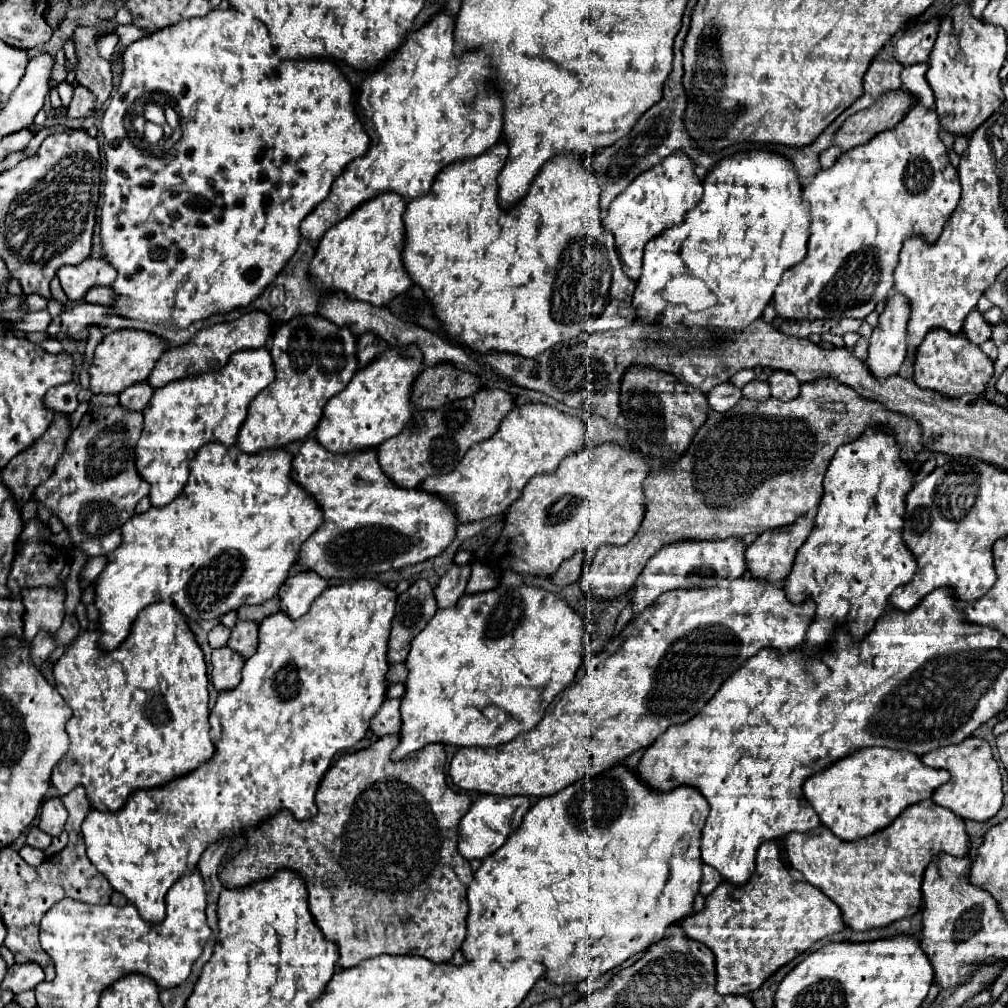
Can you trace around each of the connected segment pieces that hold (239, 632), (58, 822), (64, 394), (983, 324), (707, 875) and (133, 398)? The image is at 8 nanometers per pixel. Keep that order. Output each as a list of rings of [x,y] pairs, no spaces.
[[[237,621],[229,637],[229,647],[243,659],[249,659],[257,651],[257,633],[259,627],[253,621]]]
[[[49,797],[41,805],[41,815],[39,815],[39,829],[45,831],[47,835],[55,837],[63,831],[63,825],[67,821],[67,809],[61,803],[59,797]]]
[[[69,381],[65,385],[57,385],[53,389],[49,389],[49,393],[45,393],[45,401],[43,401],[45,409],[53,411],[53,413],[63,413],[63,415],[71,415],[77,409],[77,383]]]
[[[973,309],[973,311],[967,315],[967,319],[965,319],[963,333],[965,333],[965,337],[967,337],[971,343],[981,345],[981,343],[985,343],[985,341],[991,337],[991,327],[989,327],[989,323],[983,319],[983,315],[981,315],[977,309]]]
[[[705,865],[701,873],[703,873],[703,875],[701,875],[699,893],[707,897],[707,895],[709,895],[709,893],[713,893],[713,889],[721,883],[721,877],[719,877],[719,873],[717,873],[713,867],[709,867],[709,865]]]
[[[143,381],[141,385],[131,385],[129,389],[121,391],[119,393],[119,403],[121,403],[123,409],[141,411],[149,403],[151,395],[153,395],[153,389]]]

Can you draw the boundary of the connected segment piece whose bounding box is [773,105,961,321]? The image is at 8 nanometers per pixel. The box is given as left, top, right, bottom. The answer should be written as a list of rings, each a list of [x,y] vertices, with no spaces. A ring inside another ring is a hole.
[[[923,105],[913,107],[905,119],[893,129],[875,135],[865,145],[853,147],[835,161],[829,169],[821,169],[803,189],[803,199],[809,203],[809,251],[795,267],[787,269],[773,295],[773,307],[781,319],[865,319],[879,301],[887,299],[893,287],[893,269],[905,239],[919,235],[935,243],[943,225],[955,211],[961,187],[957,169],[949,163],[947,149],[939,139],[937,113]]]

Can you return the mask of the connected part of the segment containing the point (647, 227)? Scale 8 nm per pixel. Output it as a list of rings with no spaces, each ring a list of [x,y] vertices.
[[[675,153],[673,157],[667,157],[667,161],[661,161],[657,169],[641,173],[641,177],[637,177],[633,185],[629,185],[625,193],[621,193],[621,197],[611,203],[601,223],[603,229],[615,237],[615,249],[629,279],[637,281],[641,277],[641,259],[647,241],[661,235],[669,227],[681,225],[687,211],[691,211],[701,201],[701,197],[703,185],[695,175],[693,163],[683,153]]]

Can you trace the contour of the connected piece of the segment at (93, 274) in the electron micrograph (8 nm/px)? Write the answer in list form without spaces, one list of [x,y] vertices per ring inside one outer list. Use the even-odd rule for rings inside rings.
[[[85,259],[79,265],[63,265],[57,271],[59,283],[69,301],[81,301],[85,291],[95,285],[111,285],[113,283],[113,269],[105,265],[101,259]]]

